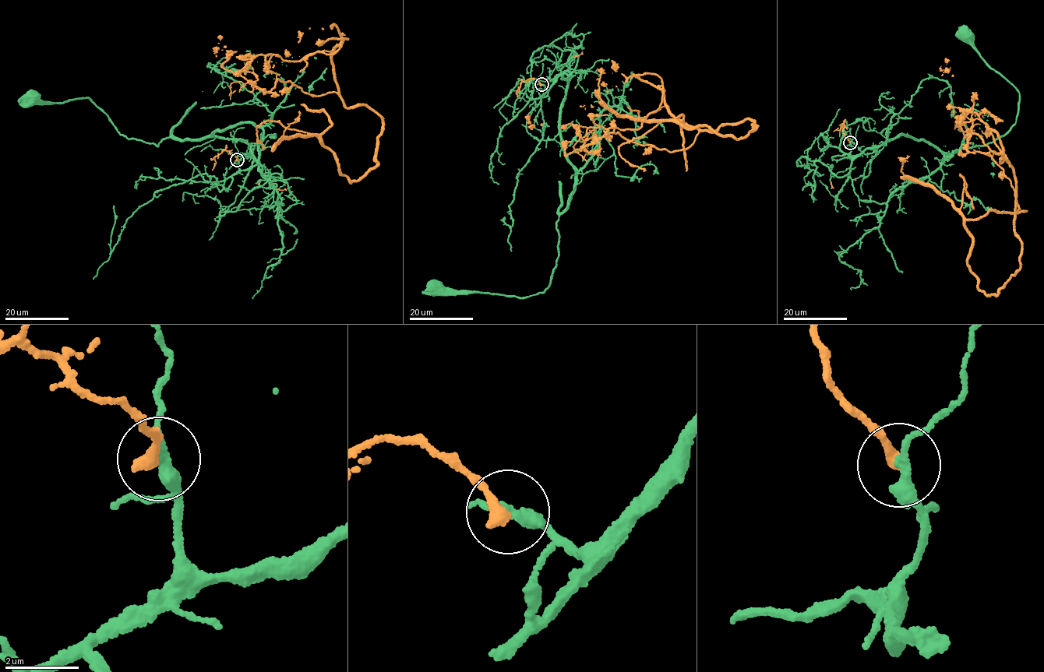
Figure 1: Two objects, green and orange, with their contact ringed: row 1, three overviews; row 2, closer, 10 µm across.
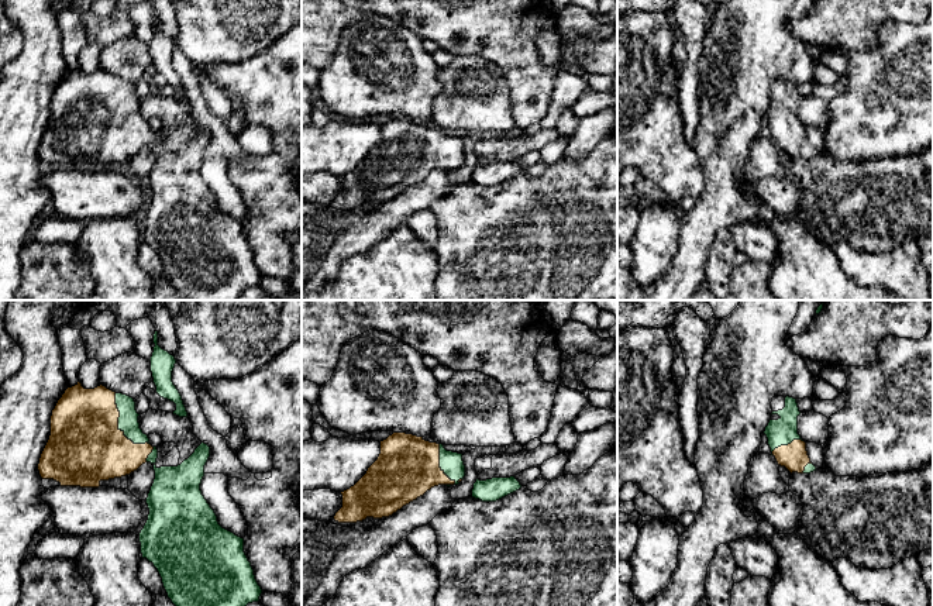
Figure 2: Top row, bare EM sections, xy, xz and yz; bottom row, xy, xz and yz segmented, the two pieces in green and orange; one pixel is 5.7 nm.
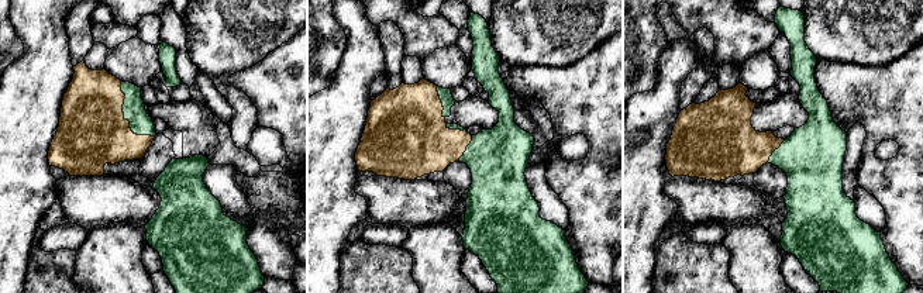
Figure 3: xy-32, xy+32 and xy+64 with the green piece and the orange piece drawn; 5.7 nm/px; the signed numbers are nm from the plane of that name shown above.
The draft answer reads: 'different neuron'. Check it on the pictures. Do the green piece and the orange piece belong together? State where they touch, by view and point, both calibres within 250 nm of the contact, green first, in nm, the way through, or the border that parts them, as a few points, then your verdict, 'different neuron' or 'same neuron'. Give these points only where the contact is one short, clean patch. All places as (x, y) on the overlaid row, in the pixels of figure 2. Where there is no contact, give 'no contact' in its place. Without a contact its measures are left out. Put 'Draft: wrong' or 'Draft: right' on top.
Draft: right
contact xy (119, 426); calibres 110 and 420 nm; different neuron

